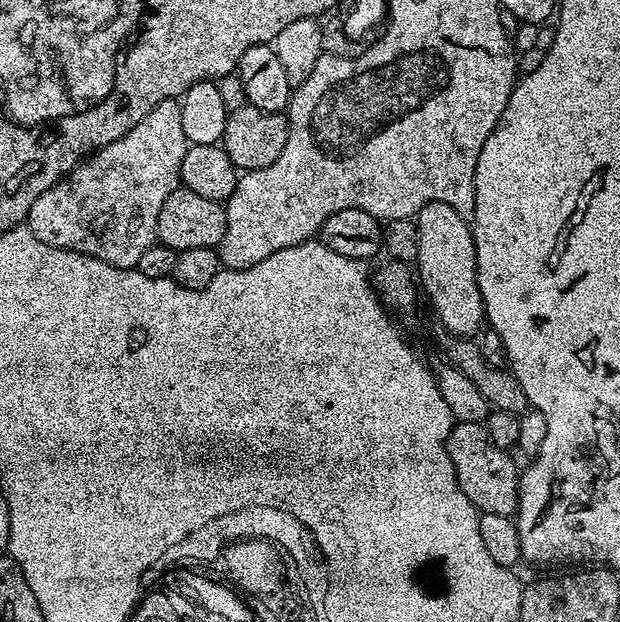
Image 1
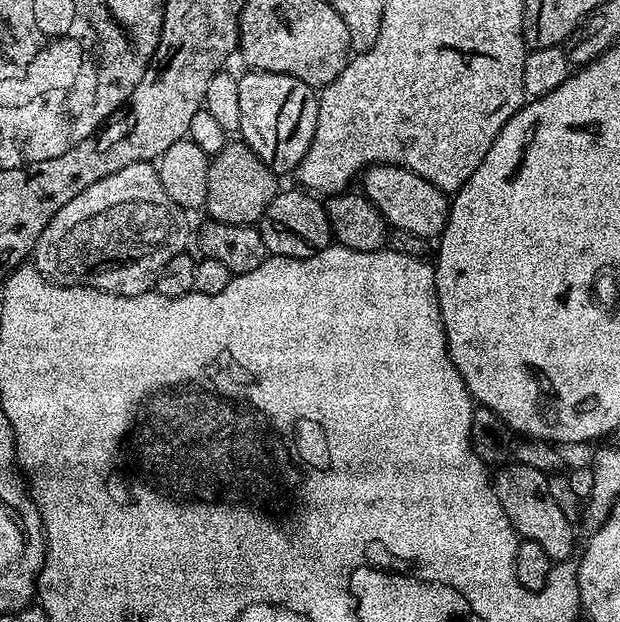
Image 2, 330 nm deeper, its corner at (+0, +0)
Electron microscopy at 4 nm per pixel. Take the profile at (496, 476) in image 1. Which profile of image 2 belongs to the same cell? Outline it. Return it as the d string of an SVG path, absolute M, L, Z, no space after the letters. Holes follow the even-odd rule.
M508 462L495 469L494 483L498 502L502 510L506 510L506 518L510 518L517 537L538 542L538 546L542 546L542 550L546 550L546 554L554 562L569 559L573 555L572 547L576 544L572 537L573 521L568 520L558 502L554 502L545 473L525 464Z

